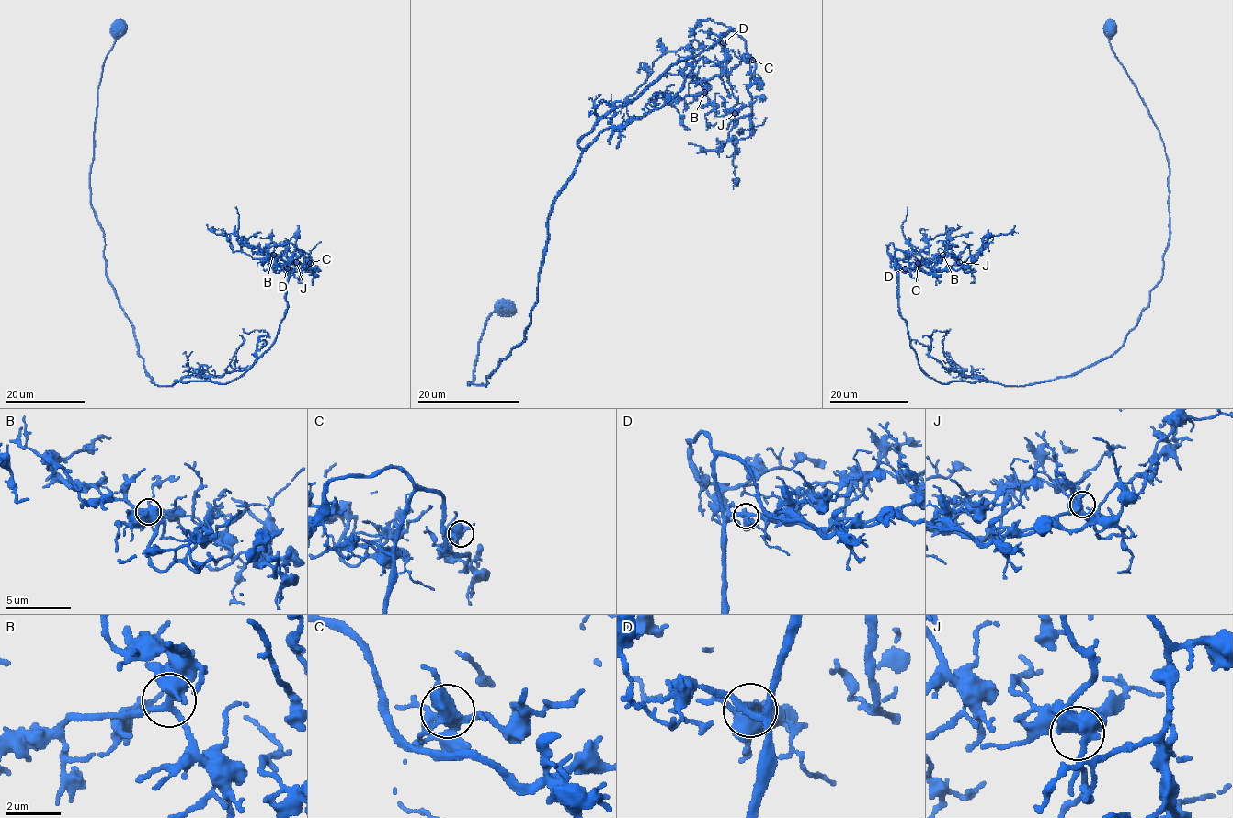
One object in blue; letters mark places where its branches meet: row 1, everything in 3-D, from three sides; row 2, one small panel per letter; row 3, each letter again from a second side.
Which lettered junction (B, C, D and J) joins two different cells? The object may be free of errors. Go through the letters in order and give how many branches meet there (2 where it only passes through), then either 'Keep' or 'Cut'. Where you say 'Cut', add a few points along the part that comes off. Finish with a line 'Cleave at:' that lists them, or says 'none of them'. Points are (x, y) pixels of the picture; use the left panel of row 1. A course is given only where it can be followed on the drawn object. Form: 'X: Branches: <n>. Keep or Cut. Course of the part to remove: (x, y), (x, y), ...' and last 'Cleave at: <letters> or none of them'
B: Branches: 4. Keep
C: Branches: 4. Keep
D: Branches: 4. Keep
J: Branches: 4. Keep
Cleave at: none of them

